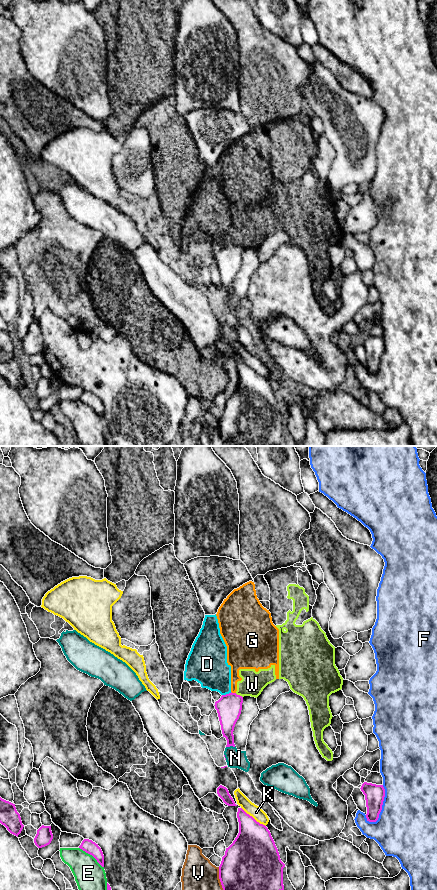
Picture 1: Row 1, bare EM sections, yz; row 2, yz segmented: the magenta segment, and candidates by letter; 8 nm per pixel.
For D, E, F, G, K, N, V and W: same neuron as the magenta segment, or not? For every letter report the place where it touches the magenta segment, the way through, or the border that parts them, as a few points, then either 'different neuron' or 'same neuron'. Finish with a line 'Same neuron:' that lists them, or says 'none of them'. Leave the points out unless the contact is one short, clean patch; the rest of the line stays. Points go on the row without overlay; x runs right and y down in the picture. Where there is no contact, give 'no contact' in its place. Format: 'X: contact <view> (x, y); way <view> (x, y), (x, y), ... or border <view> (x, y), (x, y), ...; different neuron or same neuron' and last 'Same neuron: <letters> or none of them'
D: contact yz (226, 246); border yz (231, 244), (222, 247); different neuron
E: contact yz (91, 406); different neuron
F: contact yz (381, 358); different neuron
G: contact yz (233, 245); border yz (231, 243), (235, 245); different neuron
K: contact yz (252, 369); different neuron
N: contact yz (230, 297); different neuron
V: contact yz (220, 432); different neuron
W: contact yz (239, 247); different neuron
Same neuron: none of them

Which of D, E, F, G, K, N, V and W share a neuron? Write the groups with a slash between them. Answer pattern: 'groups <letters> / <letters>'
groups D G W / E / F / K / N / V

